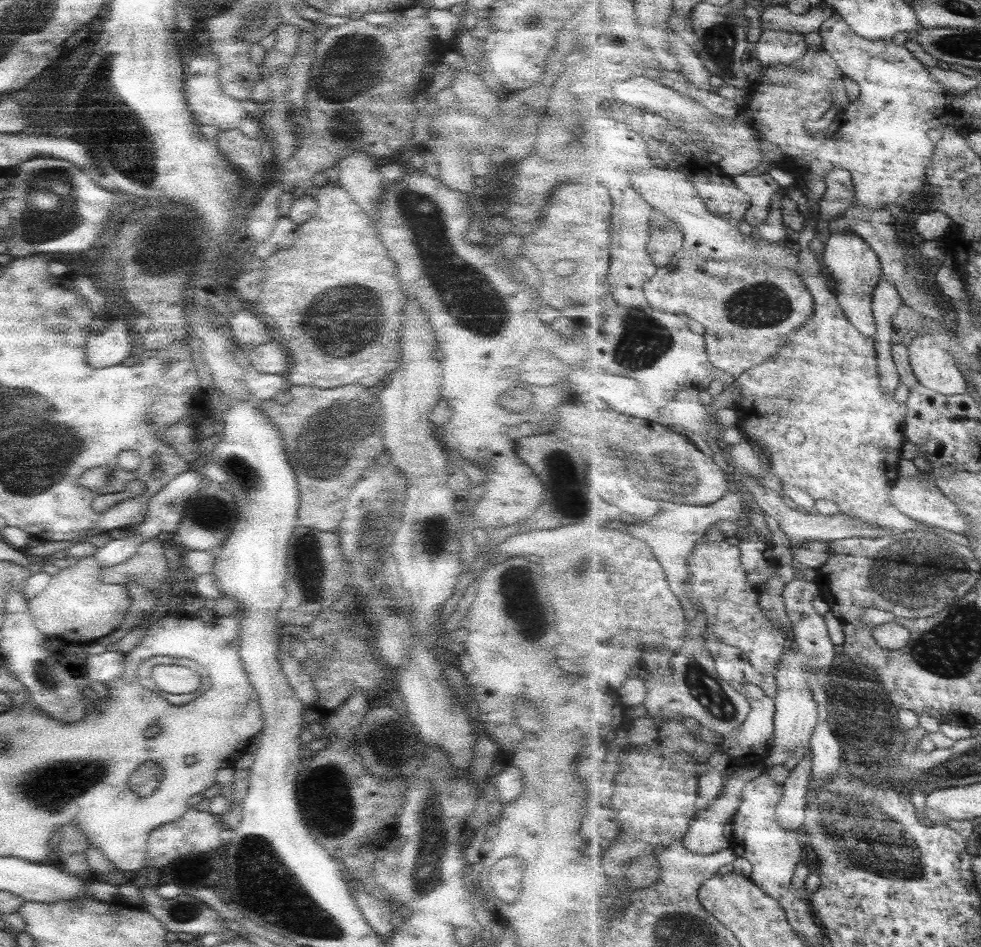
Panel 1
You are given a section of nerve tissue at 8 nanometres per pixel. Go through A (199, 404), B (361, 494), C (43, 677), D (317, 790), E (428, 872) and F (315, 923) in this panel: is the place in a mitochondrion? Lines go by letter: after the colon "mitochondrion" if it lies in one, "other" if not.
A: other
B: other
C: mitochondrion
D: mitochondrion
E: mitochondrion
F: mitochondrion

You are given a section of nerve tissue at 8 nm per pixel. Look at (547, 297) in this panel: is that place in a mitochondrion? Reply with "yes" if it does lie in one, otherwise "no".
no

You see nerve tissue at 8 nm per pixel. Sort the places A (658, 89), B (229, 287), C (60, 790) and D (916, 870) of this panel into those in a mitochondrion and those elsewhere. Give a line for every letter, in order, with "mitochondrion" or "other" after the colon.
A: other
B: other
C: mitochondrion
D: mitochondrion

